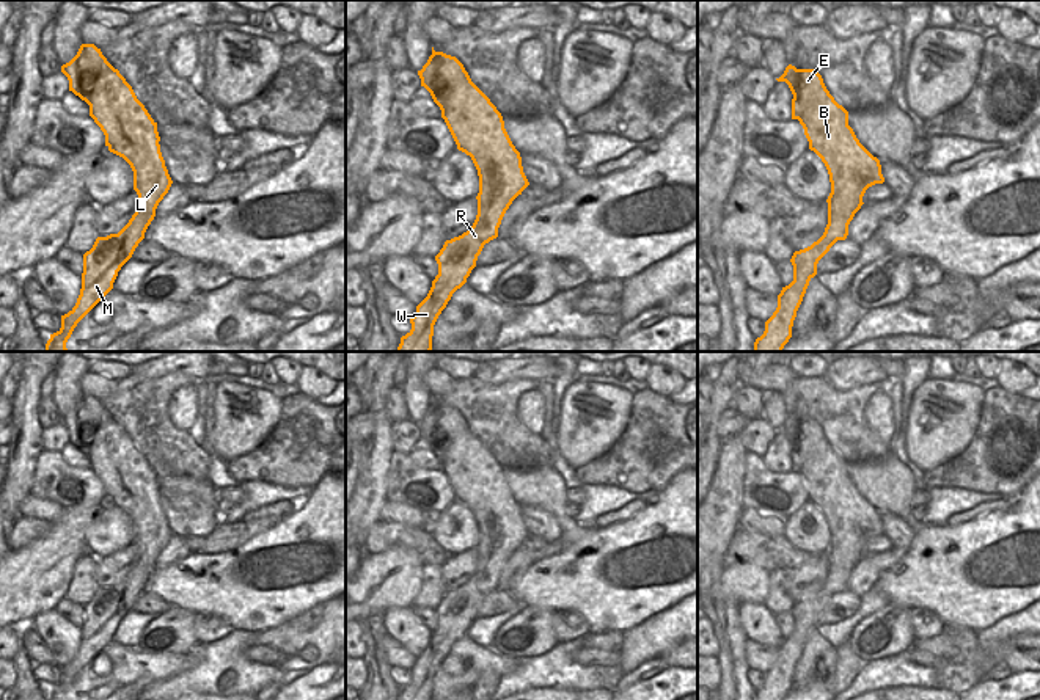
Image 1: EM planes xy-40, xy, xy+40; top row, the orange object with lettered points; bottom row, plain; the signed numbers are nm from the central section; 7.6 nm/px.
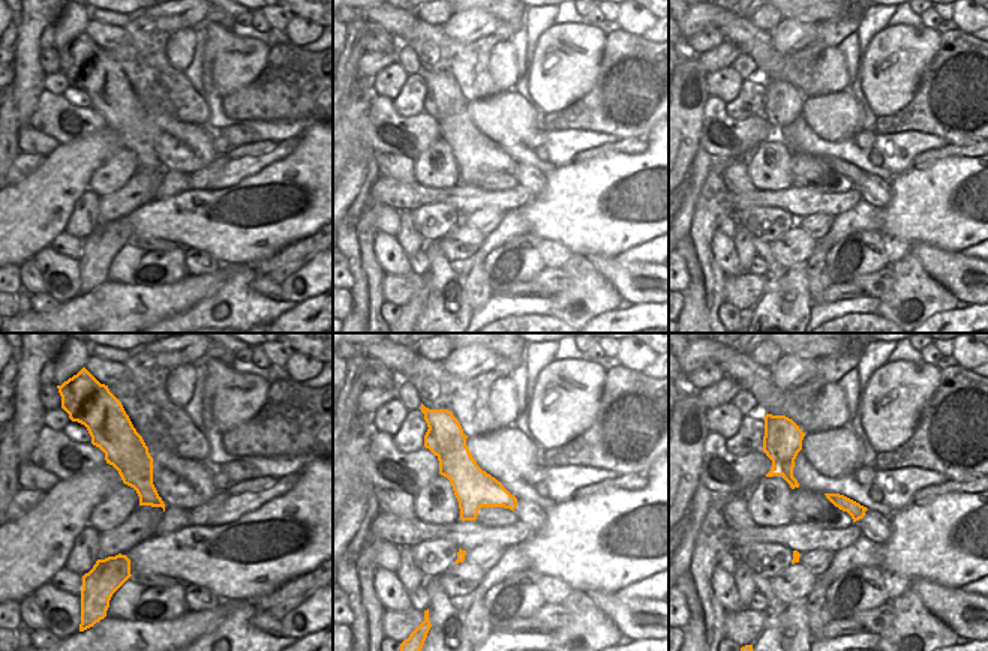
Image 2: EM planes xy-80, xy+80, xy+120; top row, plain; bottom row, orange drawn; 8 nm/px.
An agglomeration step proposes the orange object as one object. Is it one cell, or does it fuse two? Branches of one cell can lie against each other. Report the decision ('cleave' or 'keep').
cleave

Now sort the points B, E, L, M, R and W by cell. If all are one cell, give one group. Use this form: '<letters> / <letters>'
B L M R W / E

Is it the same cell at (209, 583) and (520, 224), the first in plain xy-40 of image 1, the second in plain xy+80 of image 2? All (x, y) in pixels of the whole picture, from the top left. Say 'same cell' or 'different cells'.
different cells

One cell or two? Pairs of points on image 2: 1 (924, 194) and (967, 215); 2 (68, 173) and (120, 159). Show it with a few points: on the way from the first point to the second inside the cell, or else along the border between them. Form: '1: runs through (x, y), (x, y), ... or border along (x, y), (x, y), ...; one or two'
1: runs through (934, 204), (957, 204); one
2: border along (122, 146), (93, 171), (87, 188); two

